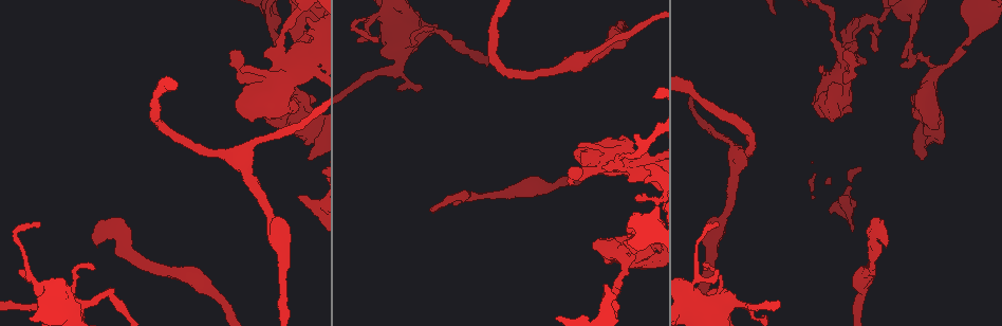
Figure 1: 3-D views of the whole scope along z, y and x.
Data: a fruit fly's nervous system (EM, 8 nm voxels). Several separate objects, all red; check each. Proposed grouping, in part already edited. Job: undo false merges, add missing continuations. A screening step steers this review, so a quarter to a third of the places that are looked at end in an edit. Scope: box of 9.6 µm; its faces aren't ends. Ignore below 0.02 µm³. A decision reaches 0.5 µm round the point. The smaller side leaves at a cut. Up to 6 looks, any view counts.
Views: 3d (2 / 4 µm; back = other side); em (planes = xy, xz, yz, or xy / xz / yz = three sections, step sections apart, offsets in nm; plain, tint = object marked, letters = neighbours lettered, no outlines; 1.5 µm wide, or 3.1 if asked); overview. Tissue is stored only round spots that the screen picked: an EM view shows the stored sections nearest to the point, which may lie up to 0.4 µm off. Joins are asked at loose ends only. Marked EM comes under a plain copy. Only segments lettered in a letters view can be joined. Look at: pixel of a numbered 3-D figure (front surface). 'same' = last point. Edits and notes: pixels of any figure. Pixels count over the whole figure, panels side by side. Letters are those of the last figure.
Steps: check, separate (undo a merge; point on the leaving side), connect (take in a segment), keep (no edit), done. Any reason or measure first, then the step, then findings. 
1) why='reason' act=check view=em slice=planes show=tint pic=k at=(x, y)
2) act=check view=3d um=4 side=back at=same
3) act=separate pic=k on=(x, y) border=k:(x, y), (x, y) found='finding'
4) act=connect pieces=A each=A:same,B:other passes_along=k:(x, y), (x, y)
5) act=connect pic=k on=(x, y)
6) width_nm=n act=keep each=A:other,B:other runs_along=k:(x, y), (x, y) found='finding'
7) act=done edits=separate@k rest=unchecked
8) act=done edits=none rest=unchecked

why='stops while still wide' act=check view=3d um=2 pic=1 at=(297, 197)

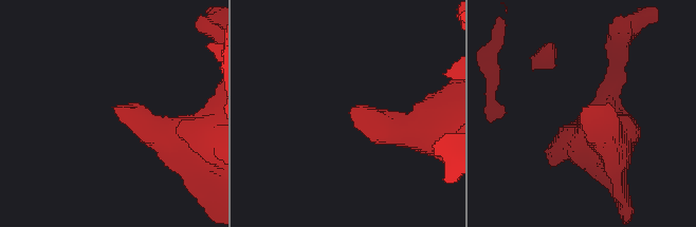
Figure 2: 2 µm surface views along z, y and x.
act=check view=em slice=planes show=tint pic=2 at=(353, 108)

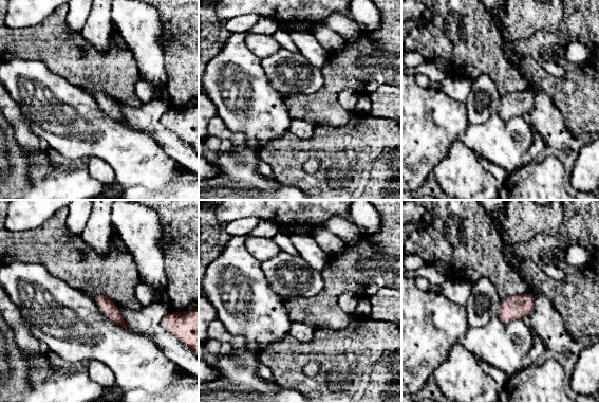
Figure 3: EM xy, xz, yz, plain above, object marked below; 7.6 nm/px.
act=check view=em slice=planes show=letters at=same

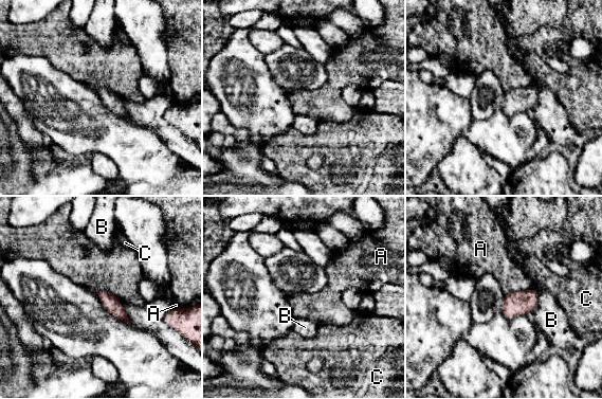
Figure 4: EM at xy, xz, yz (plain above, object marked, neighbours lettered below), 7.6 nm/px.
act=keep each=A:other,B:other,C:other border=4:(531, 287), (505, 295) found='none of them fits'

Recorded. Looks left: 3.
why='an open end' act=check view=em slice=xy step=4 show=letters pic=1 at=(886, 246)

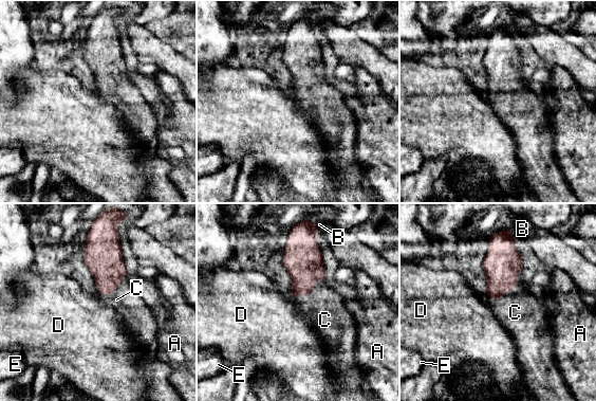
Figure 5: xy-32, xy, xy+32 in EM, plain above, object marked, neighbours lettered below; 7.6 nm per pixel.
act=connect pieces=C each=A:other,B:other,C:same,D:other,E:other passes_along=5:(302, 259), (312, 290), (324, 320) found='the cell continues'

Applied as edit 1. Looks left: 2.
act=done edits=connect@5 rest=unchecked

